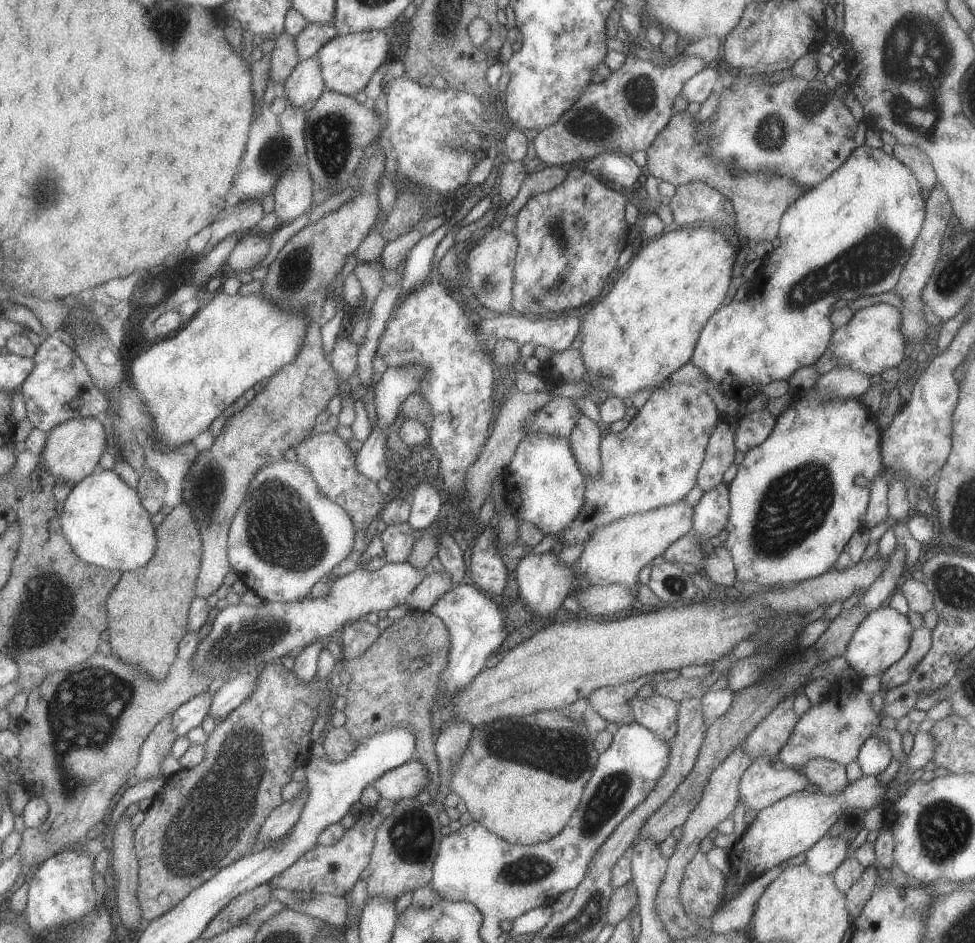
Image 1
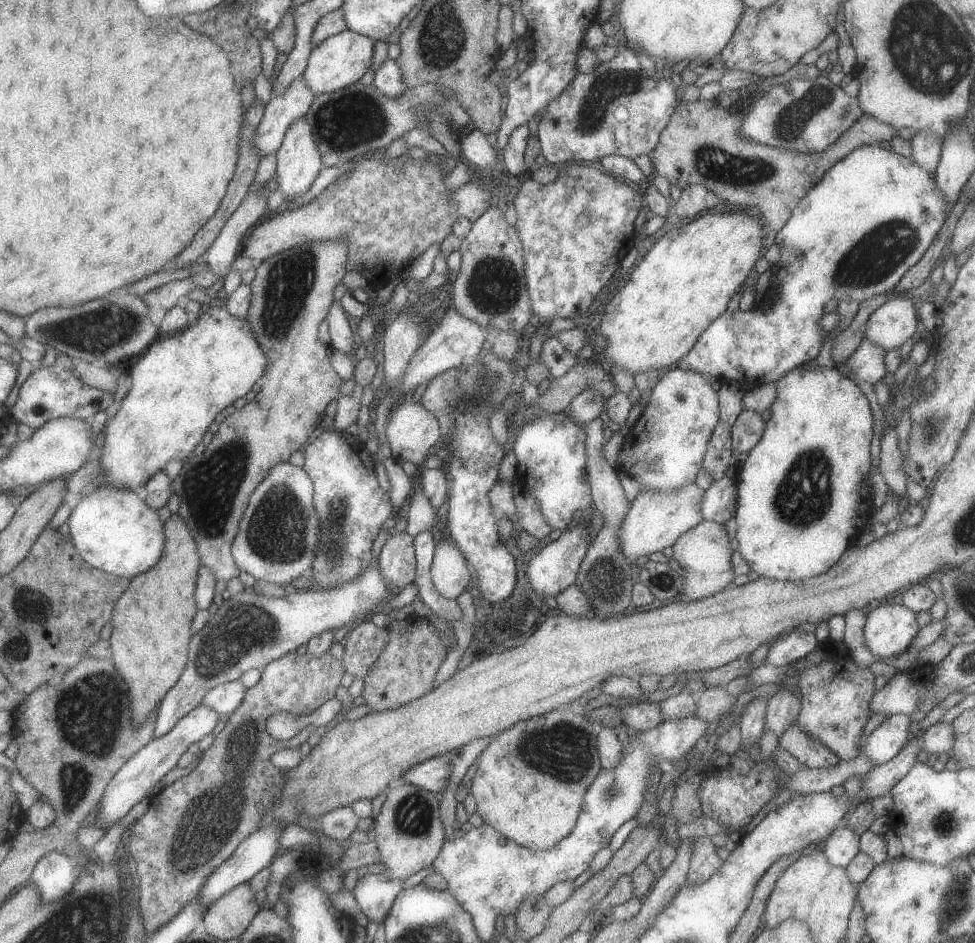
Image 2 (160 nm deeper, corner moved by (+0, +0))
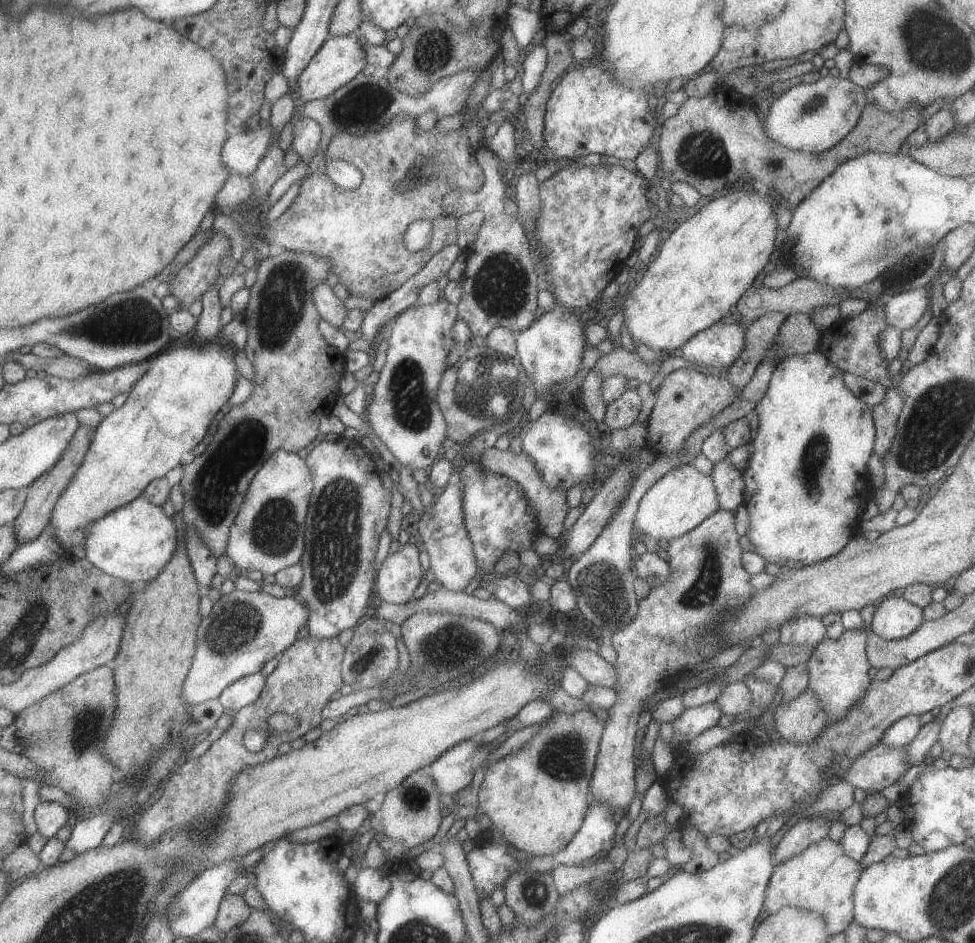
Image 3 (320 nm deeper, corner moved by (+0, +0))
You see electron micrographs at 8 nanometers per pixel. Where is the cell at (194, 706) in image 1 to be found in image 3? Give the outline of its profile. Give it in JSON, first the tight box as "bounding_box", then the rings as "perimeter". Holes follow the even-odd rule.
{"bounding_box":[218,671,267,714],"perimeter":[[[262,671],[246,675],[227,686],[218,700],[222,703],[226,712],[234,714],[258,700],[266,681],[267,677],[262,674]]]}

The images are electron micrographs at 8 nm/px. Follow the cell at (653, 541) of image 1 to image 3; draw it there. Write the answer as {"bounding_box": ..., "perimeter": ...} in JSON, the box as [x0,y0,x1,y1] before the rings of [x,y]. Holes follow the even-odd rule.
{"bounding_box":[634,463,720,541],"perimeter":[[[686,463],[670,470],[643,494],[638,505],[634,533],[639,538],[646,533],[656,541],[662,538],[669,541],[690,532],[718,509],[720,505],[712,475],[703,473],[692,463]]]}

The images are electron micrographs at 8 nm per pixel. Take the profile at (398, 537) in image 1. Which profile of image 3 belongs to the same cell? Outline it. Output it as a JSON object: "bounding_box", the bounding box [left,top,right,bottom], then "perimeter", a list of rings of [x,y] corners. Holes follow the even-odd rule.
{"bounding_box":[375,541,422,605],"perimeter":[[[413,541],[408,542],[389,554],[376,572],[375,598],[395,605],[409,604],[422,578],[420,552]]]}

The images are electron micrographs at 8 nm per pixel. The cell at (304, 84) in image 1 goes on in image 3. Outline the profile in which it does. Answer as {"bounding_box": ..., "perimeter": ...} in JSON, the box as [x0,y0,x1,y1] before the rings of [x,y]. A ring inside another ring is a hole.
{"bounding_box":[222,122,272,178],"perimeter":[[[256,122],[246,131],[232,130],[222,149],[222,162],[228,172],[251,178],[272,142],[270,124]]]}

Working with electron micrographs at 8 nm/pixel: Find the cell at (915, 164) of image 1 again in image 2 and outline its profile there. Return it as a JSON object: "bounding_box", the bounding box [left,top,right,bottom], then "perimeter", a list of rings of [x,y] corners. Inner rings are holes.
{"bounding_box":[910,129,943,176],"perimeter":[[[930,129],[918,131],[911,139],[913,153],[910,158],[916,161],[920,166],[922,166],[922,168],[924,168],[924,170],[927,170],[931,176],[933,176],[937,169],[937,164],[941,159],[942,143],[943,142]]]}

